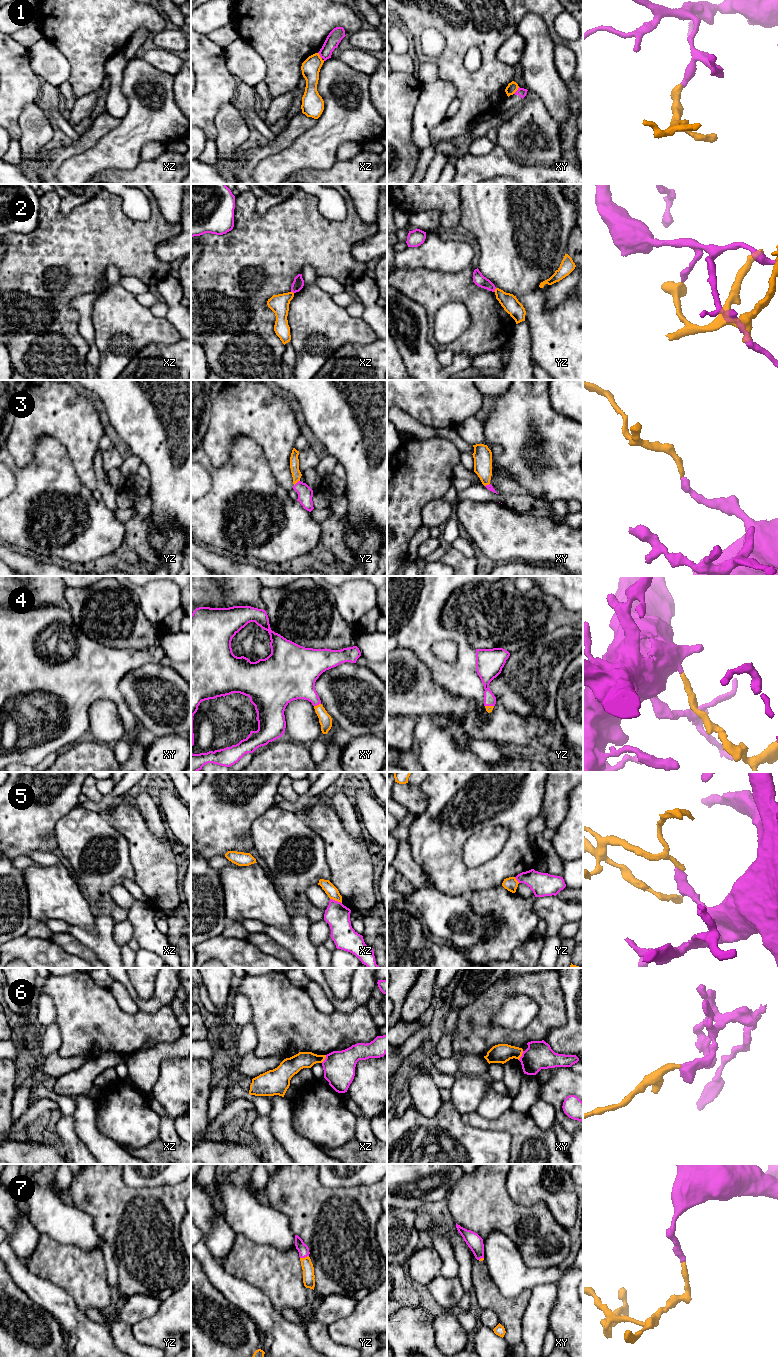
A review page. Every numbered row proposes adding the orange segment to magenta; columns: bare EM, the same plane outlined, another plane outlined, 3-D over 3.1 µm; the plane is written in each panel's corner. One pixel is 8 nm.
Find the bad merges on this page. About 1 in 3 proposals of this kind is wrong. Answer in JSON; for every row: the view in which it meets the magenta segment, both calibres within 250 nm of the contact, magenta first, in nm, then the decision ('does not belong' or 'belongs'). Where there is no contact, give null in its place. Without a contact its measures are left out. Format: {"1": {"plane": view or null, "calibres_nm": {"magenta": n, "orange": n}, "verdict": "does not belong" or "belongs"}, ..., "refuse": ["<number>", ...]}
{"1": {"plane": "xy", "calibres_nm": {"magenta": 70, "orange": 90}, "verdict": "does not belong"}, "2": {"plane": "yz", "calibres_nm": {"magenta": 90, "orange": 140}, "verdict": "does not belong"}, "3": {"plane": "yz", "calibres_nm": {"magenta": 120, "orange": 80}, "verdict": "belongs"}, "4": {"plane": "xy", "calibres_nm": {"magenta": 280, "orange": 110}, "verdict": "belongs"}, "5": {"plane": "xz", "calibres_nm": {"magenta": 200, "orange": 90}, "verdict": "does not belong"}, "6": {"plane": "xy", "calibres_nm": {"magenta": 220, "orange": 160}, "verdict": "does not belong"}, "7": {"plane": "yz", "calibres_nm": {"magenta": 90, "orange": 100}, "verdict": "belongs"}, "refuse": ["1", "2", "5", "6"]}

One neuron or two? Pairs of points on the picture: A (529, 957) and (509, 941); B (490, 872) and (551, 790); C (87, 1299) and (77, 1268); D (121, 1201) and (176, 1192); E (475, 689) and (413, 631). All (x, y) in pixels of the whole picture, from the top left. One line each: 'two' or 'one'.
A: two
B: two
C: one
D: one
E: one

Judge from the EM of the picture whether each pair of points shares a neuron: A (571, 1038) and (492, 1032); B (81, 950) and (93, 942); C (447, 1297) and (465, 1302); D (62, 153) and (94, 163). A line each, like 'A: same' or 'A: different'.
A: different
B: different
C: different
D: different

